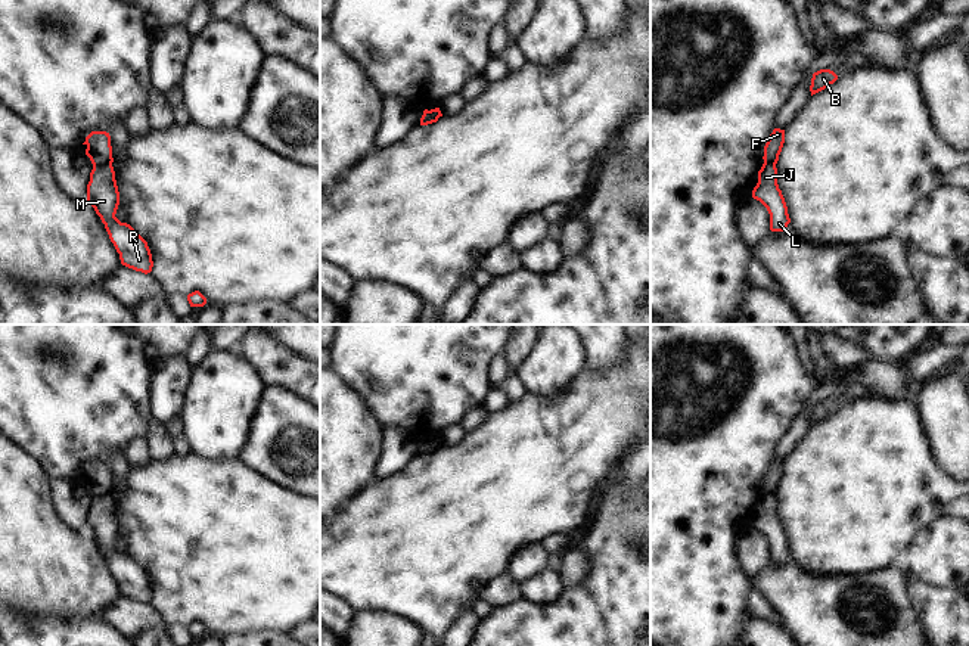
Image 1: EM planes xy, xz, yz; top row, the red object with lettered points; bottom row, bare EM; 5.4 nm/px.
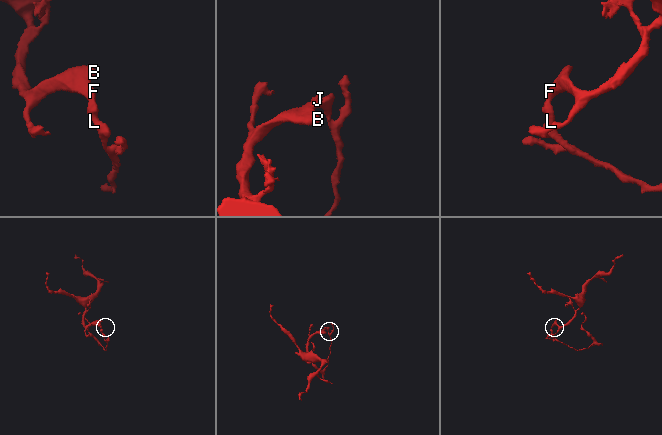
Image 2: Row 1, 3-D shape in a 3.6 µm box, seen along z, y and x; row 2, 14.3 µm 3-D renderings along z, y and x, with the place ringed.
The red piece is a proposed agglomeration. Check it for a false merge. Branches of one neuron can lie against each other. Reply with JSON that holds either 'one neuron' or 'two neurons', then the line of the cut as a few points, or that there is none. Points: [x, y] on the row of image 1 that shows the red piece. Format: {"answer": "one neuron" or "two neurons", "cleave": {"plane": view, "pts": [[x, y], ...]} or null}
{"answer": "two neurons", "cleave": {"plane": "xy", "pts": [[111, 162], [93, 165]]}}

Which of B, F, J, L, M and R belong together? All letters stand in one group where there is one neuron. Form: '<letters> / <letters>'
B F / J L M R

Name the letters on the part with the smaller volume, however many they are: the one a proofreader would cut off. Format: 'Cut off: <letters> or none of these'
Cut off: J, L, M, R

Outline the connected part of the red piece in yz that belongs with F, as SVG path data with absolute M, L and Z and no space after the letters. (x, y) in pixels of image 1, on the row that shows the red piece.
M774 128L764 146L764 162L777 164L785 143L785 130Z

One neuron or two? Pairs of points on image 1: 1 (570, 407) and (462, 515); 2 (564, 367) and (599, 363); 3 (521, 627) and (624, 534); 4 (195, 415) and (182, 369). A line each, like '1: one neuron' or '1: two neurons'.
1: one neuron
2: two neurons
3: one neuron
4: two neurons

